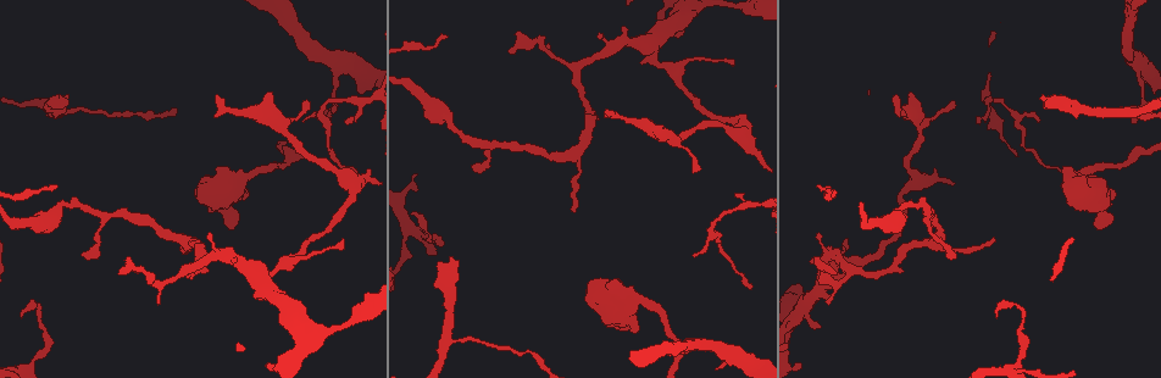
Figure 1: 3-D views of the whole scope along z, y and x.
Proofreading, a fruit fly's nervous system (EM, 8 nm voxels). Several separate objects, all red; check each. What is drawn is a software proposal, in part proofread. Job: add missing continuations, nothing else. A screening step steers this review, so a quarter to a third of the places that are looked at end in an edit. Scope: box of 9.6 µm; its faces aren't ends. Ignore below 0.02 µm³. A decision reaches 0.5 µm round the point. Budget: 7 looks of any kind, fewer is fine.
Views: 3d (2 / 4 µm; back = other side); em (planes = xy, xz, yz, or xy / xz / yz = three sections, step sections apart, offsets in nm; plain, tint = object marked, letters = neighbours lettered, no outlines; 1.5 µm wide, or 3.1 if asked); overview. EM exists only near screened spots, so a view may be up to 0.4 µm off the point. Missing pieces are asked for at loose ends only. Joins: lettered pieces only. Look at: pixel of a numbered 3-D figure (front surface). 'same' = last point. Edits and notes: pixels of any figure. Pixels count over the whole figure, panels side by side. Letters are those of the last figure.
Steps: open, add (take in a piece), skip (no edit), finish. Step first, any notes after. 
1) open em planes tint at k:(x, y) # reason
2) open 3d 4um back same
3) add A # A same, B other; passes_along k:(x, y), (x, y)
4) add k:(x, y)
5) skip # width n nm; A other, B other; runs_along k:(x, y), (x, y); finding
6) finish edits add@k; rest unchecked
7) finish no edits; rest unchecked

open 3d 2um at 1:(61, 97) # free end

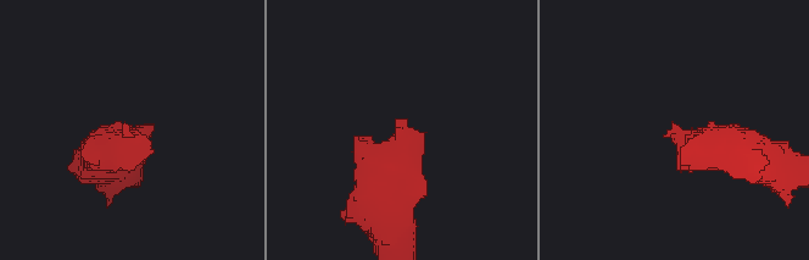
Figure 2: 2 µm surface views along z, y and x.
open em planes letters at 2:(671, 127) # now the EM

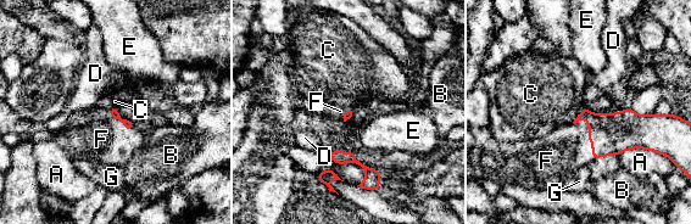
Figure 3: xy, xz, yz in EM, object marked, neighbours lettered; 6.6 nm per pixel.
add F # A other, B other, C other, D other, E other, F same, G other; passes_along 3:(612, 134), (589, 133), (558, 154); it goes on there

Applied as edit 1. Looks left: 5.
open em planes letters at 1:(1113, 192) # thick end

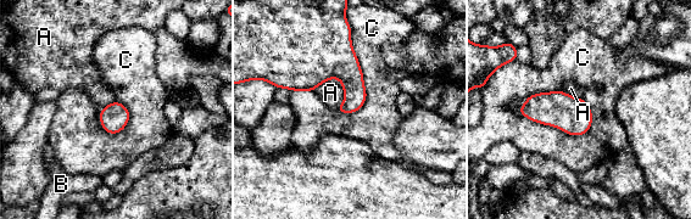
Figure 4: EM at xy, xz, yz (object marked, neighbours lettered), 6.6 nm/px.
skip # A other, B other, C other; border 4:(518, 108), (574, 135), (592, 123); none of them fits

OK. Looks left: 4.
open 3d 4um at 1:(749, 286) # thin end

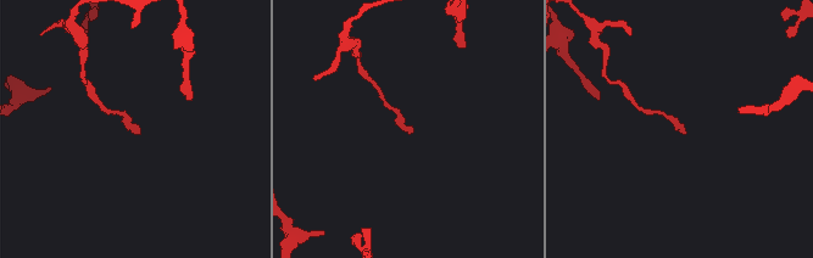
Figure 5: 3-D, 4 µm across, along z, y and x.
open em xz step 4 tint at 5:(137, 131)

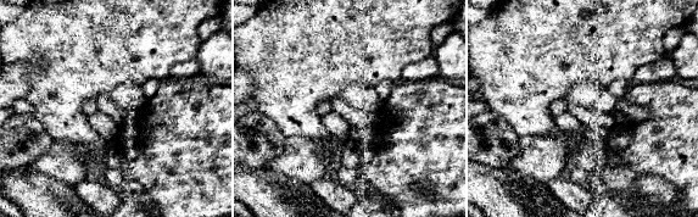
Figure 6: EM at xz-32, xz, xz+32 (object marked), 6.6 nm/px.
open em planes letters same # another direction

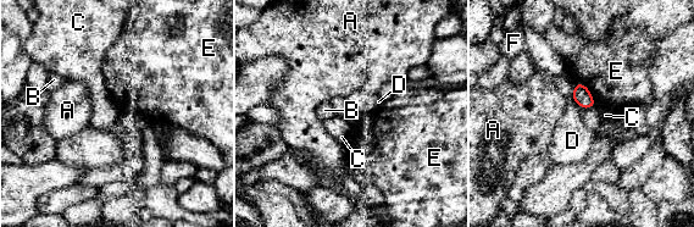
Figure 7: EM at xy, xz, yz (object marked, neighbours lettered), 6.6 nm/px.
skip # A other, B other, C other, D other, E other, F other; border 7:(576, 82), (587, 88), (595, 104); none of them fits

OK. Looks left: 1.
finish edits add@3; rest unchecked

